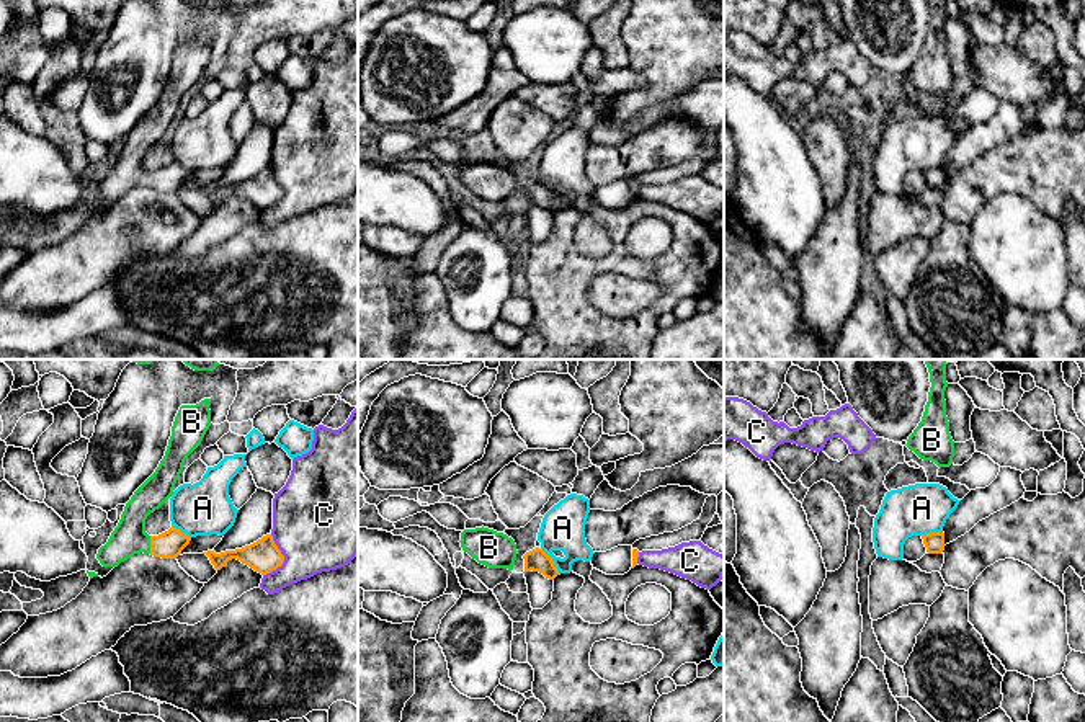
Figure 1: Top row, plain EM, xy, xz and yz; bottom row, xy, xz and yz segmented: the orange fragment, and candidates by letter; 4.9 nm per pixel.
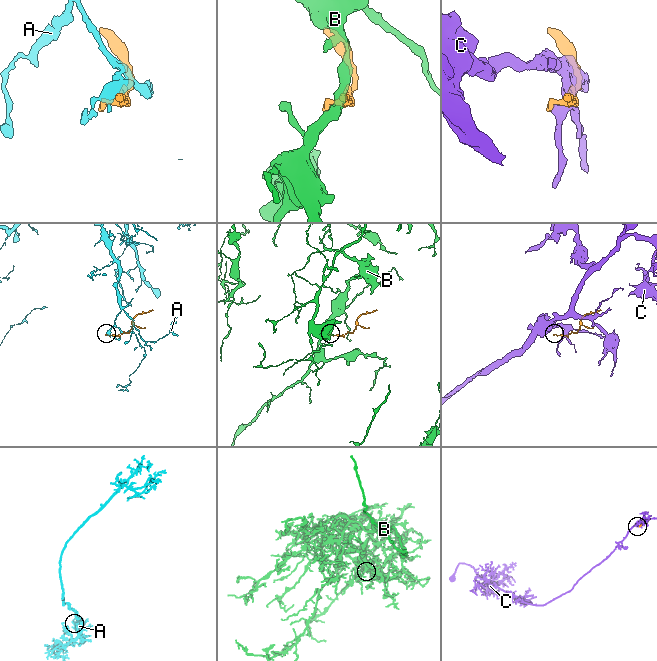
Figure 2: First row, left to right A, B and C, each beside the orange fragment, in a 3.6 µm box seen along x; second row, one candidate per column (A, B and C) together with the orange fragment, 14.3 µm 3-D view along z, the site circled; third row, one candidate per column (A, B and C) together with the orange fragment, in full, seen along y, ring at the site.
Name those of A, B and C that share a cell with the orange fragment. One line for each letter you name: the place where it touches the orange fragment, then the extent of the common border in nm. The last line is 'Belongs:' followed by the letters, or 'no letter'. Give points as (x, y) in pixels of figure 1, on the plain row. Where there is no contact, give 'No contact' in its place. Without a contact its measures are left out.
B: Touches orange at xy (151, 178). Shared border 90 nm
Belongs: B

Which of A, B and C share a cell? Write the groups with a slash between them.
A / B / C

